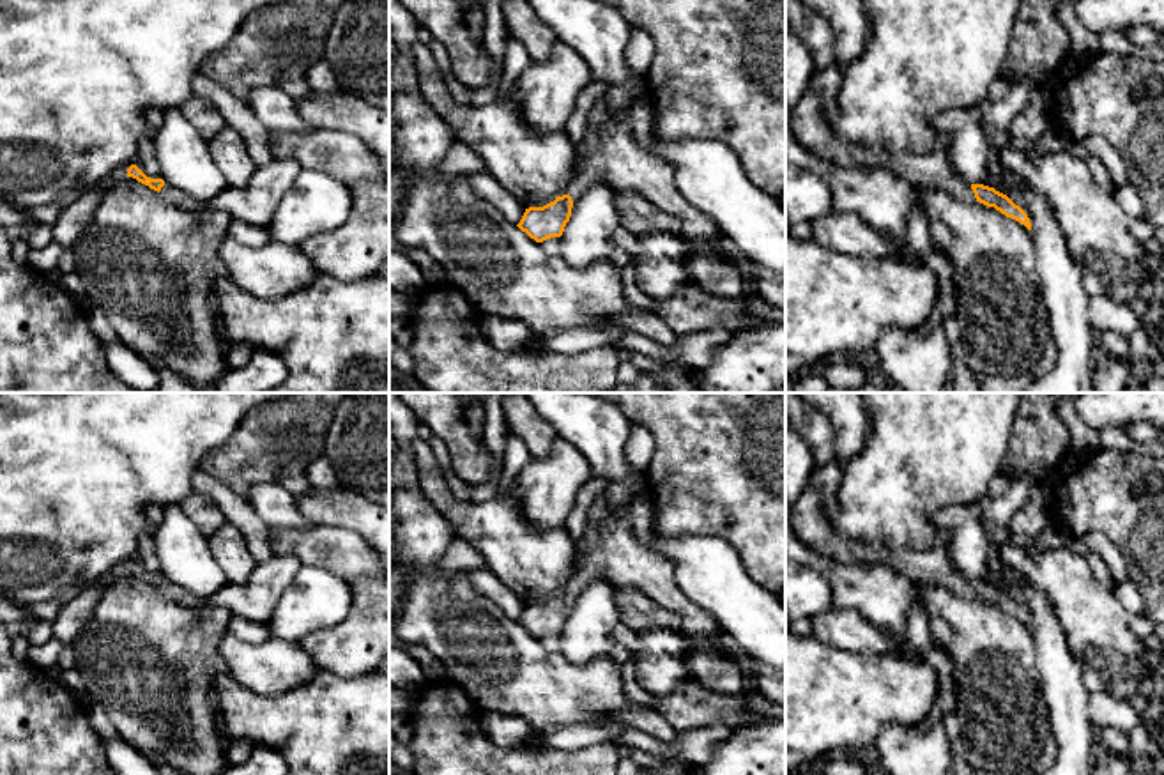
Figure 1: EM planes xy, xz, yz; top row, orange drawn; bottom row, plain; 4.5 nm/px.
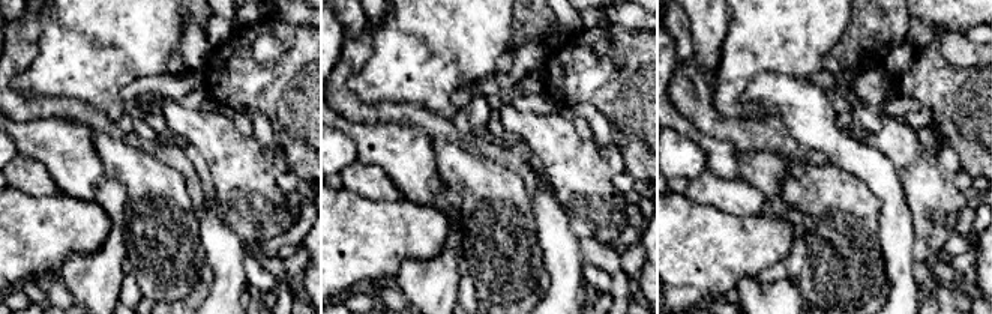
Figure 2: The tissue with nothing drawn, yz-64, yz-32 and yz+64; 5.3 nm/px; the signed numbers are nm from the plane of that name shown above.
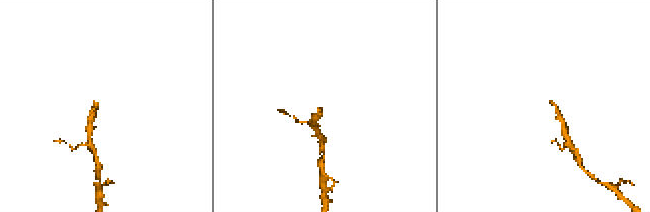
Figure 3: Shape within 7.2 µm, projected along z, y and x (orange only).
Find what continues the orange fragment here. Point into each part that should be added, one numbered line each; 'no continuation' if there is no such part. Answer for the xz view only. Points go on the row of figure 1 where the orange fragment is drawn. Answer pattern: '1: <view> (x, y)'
1: xz (609, 153)

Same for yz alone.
1: yz (924, 170)

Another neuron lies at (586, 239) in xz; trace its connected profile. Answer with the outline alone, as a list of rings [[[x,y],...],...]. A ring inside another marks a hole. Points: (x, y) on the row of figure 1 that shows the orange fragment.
[[[596,180],[573,200],[570,221],[561,235],[561,257],[575,269],[587,269],[607,260],[612,234],[621,226],[614,188]]]

